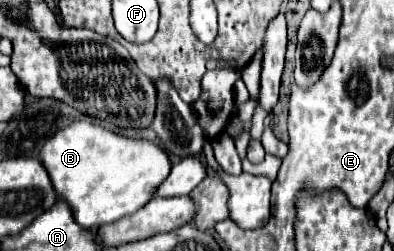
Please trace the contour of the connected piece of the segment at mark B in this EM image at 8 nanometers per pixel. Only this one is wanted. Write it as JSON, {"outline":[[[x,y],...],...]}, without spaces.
{"outline":[[[74,122],[58,130],[44,142],[40,162],[50,176],[58,200],[70,206],[74,222],[86,230],[134,214],[152,198],[152,190],[170,172],[168,154],[156,144],[118,136],[92,122]]]}

